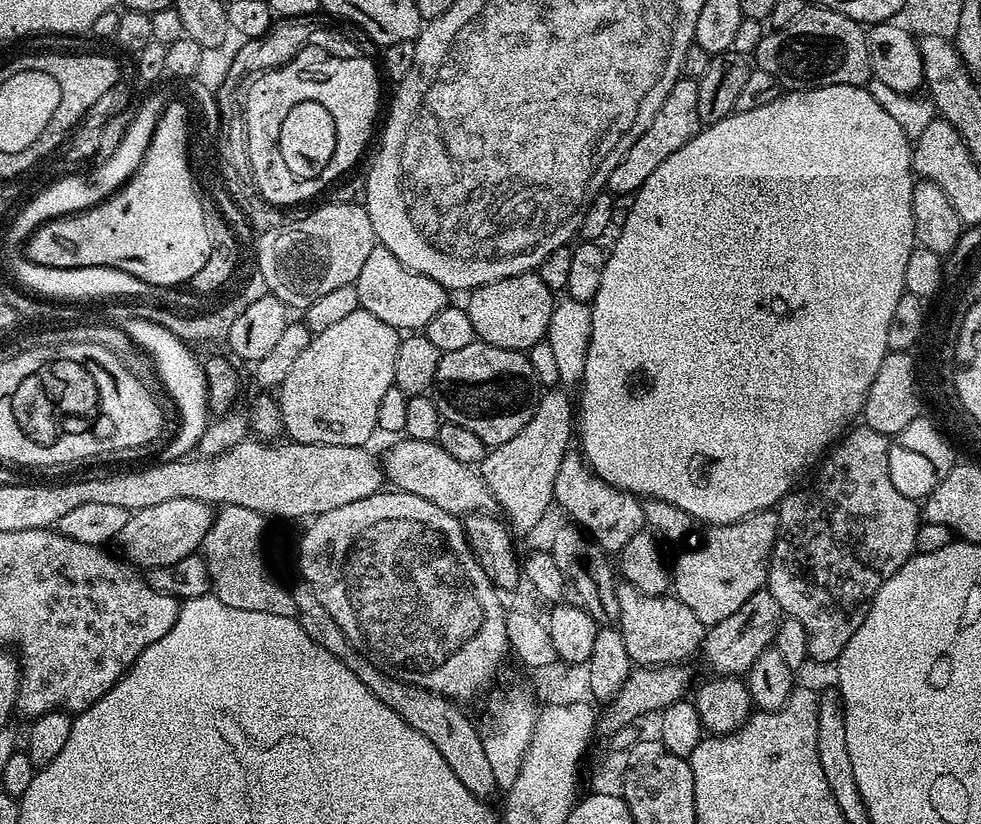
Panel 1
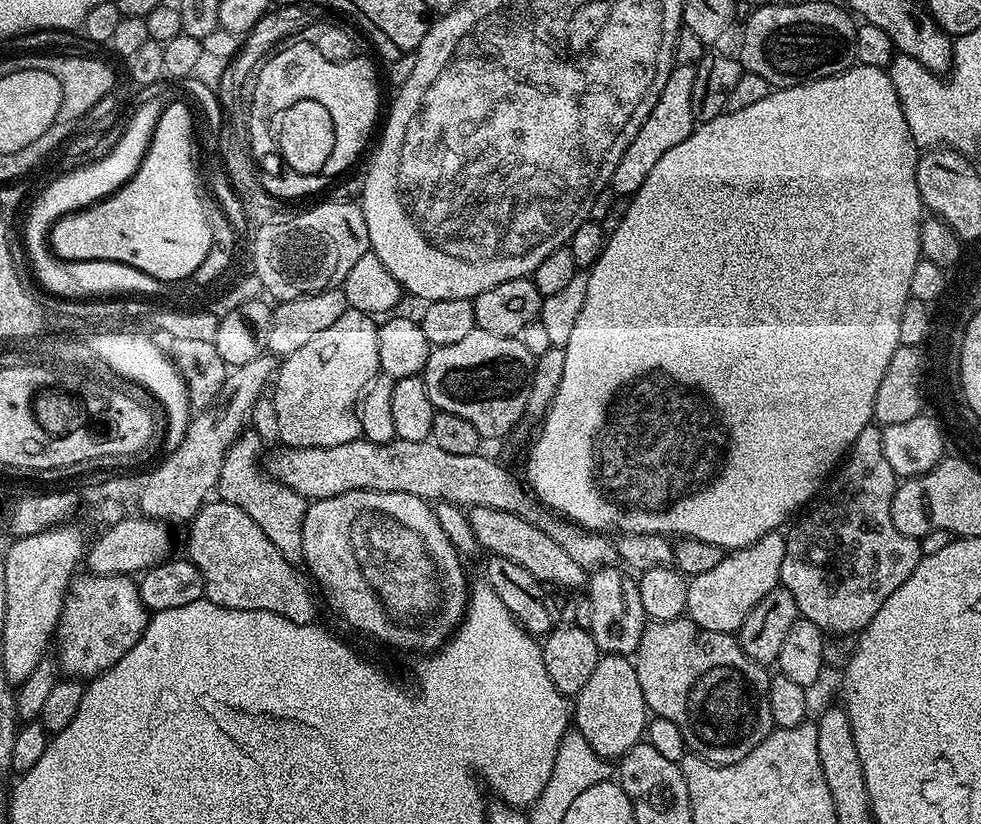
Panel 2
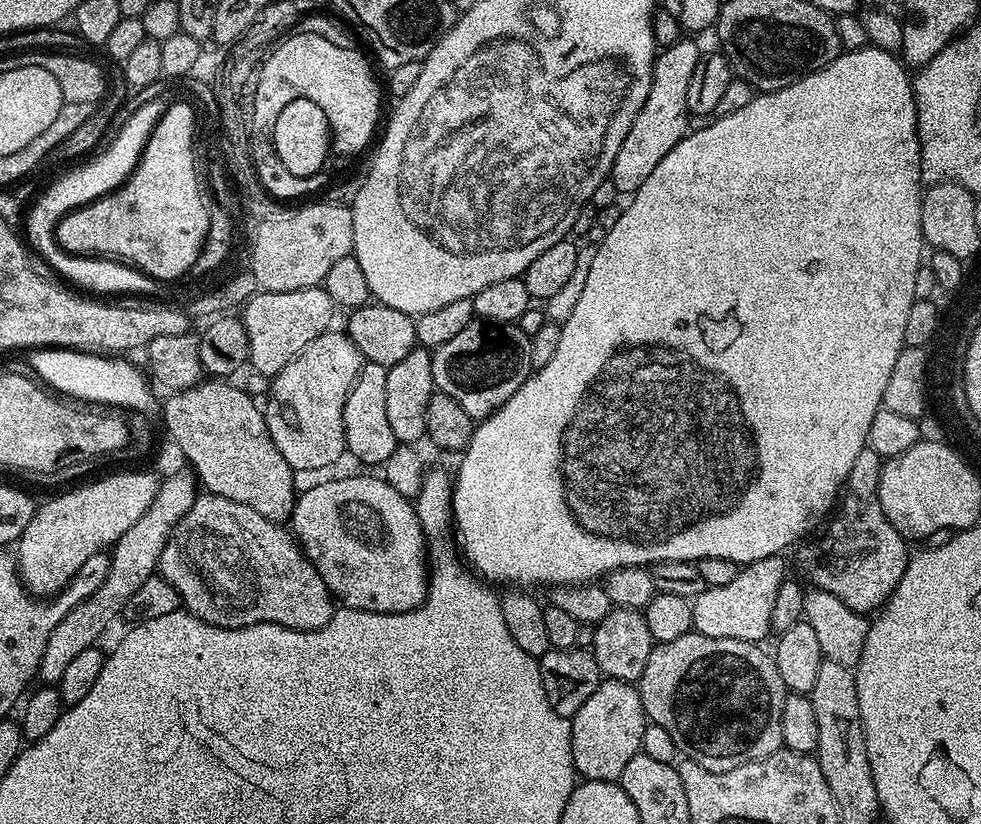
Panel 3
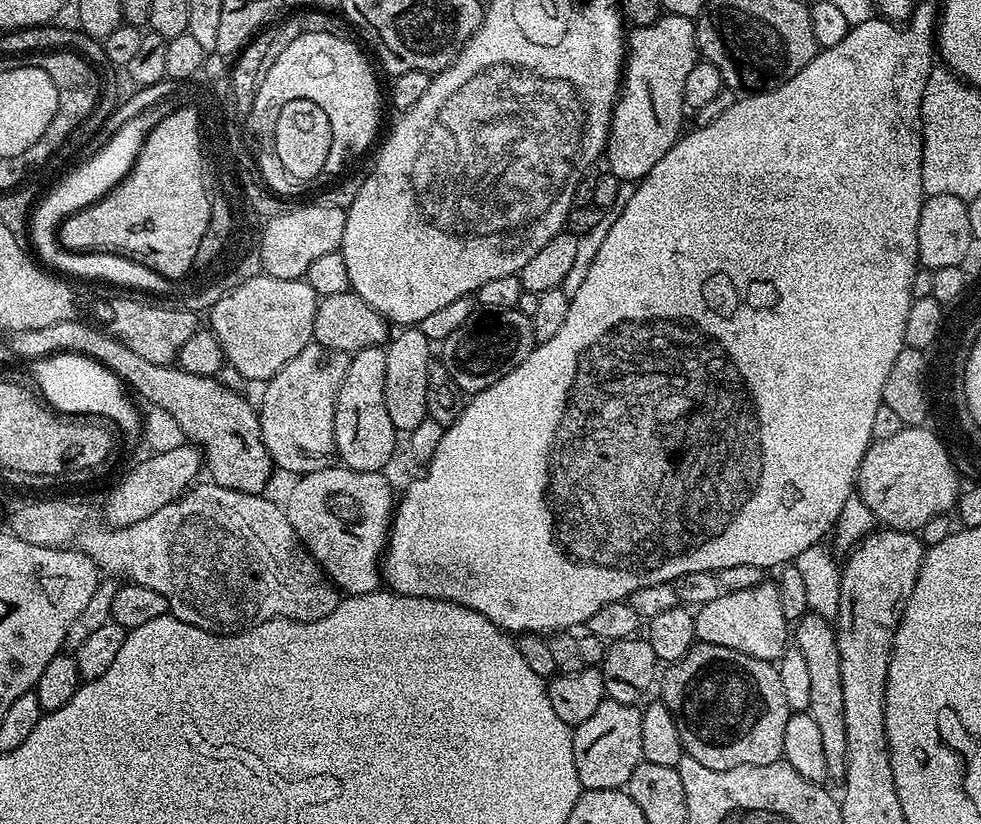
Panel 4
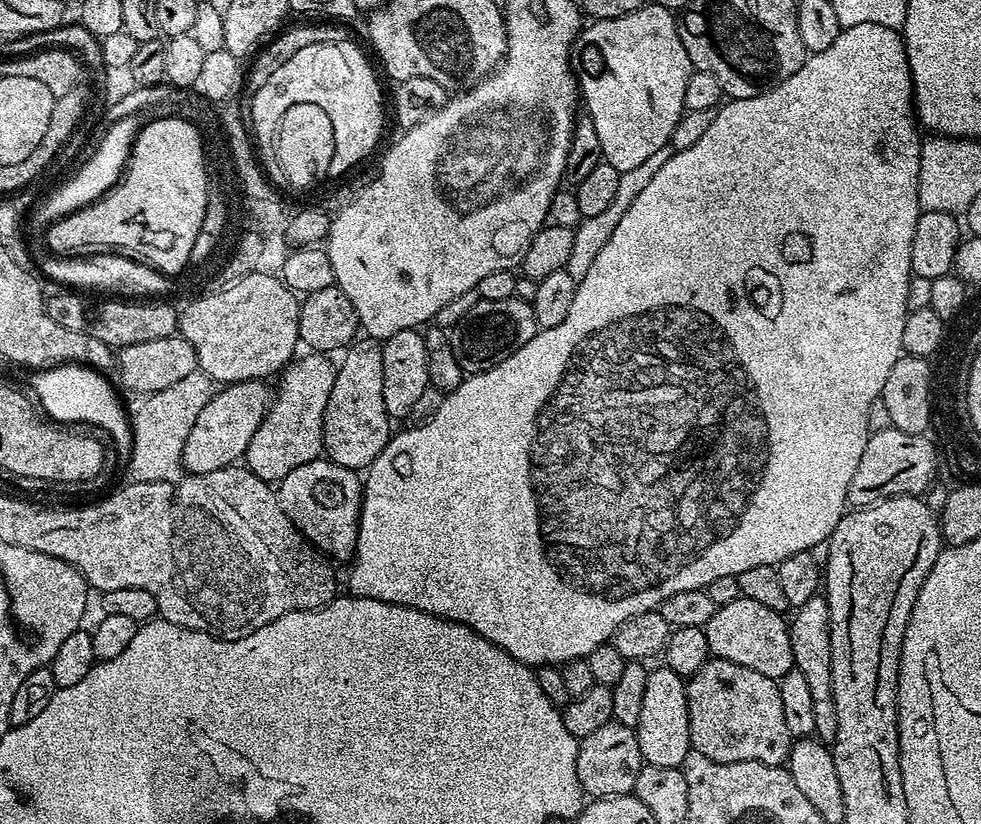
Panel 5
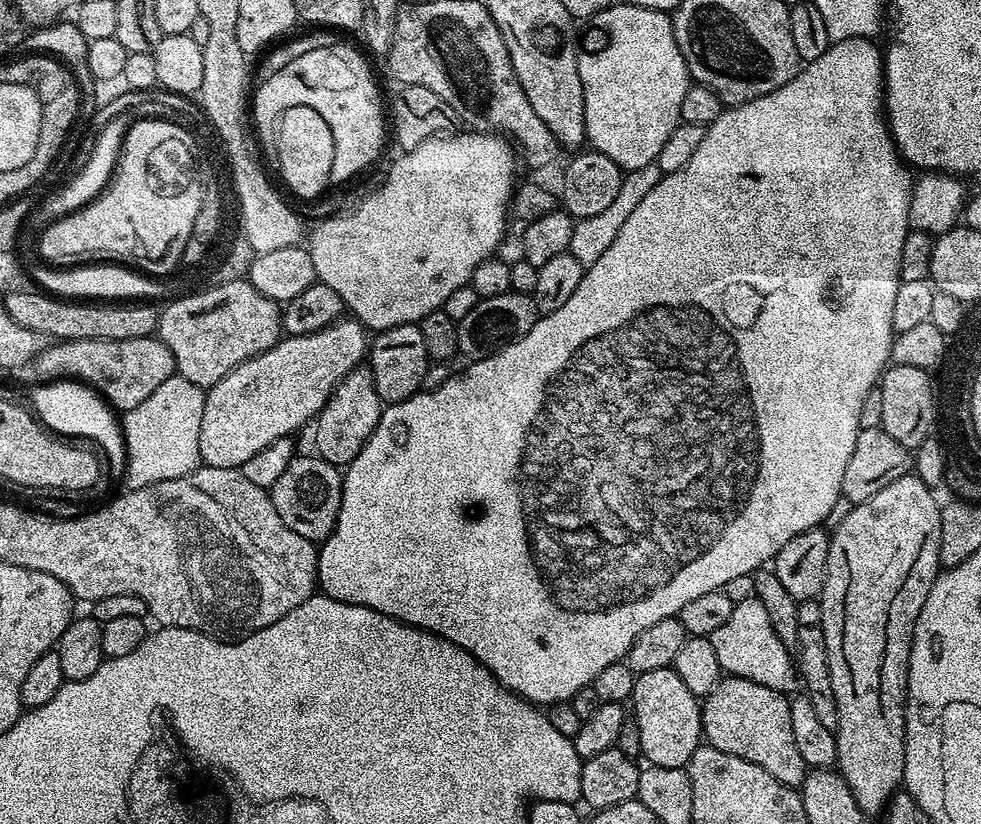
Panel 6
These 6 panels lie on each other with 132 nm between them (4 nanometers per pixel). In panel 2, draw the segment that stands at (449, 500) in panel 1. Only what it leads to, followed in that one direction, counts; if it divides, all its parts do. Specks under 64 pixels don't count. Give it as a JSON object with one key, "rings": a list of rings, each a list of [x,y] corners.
{"rings":[[[469,508],[468,524],[472,527],[472,536],[485,548],[485,553],[502,558],[510,558],[518,566],[530,570],[545,586],[555,586],[565,590],[583,589],[586,584],[586,569],[578,566],[570,554],[550,534],[542,531],[524,516],[514,512],[503,512],[497,508]]]}

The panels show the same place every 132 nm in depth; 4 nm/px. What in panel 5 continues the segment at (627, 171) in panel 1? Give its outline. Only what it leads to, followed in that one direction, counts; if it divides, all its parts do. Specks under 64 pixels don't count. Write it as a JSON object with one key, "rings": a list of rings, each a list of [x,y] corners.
{"rings":[[[646,2],[638,10],[630,14],[622,14],[622,18],[606,18],[605,20],[592,20],[591,23],[581,31],[578,40],[578,60],[580,56],[580,68],[578,64],[578,90],[582,95],[582,100],[588,103],[586,114],[593,120],[595,133],[598,134],[598,145],[601,146],[603,163],[614,166],[614,170],[620,173],[626,170],[634,170],[645,158],[650,158],[650,154],[658,154],[658,150],[669,147],[674,126],[678,126],[680,117],[684,115],[684,99],[686,98],[686,82],[690,82],[693,74],[693,66],[690,58],[686,54],[686,46],[682,46],[680,37],[680,25],[678,16],[673,9],[663,8],[655,2]]]}

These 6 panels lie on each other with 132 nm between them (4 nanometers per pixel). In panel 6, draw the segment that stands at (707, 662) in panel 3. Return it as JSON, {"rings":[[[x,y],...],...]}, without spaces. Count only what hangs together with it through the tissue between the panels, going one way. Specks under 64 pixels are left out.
{"rings":[[[725,675],[716,683],[712,693],[703,697],[700,709],[703,739],[712,747],[722,750],[722,754],[734,754],[746,762],[754,762],[754,766],[762,766],[762,770],[766,770],[770,778],[778,778],[778,782],[782,782],[788,788],[799,789],[804,780],[806,765],[802,762],[802,754],[798,754],[798,745],[794,743],[788,701],[789,697],[785,693],[770,690],[770,686],[758,686],[758,682]]]}

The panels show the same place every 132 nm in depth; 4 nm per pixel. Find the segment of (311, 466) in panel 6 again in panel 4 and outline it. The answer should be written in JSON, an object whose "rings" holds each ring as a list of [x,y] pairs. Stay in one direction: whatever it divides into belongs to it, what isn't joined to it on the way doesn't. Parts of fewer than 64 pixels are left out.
{"rings":[[[333,466],[330,468],[323,468],[317,472],[305,472],[299,477],[300,480],[288,492],[288,501],[283,501],[282,507],[290,518],[290,526],[294,526],[294,530],[298,534],[298,538],[304,543],[305,548],[308,549],[316,561],[320,564],[321,570],[325,572],[328,579],[336,585],[341,593],[350,596],[361,596],[362,594],[370,594],[377,591],[382,584],[382,557],[388,546],[388,534],[392,530],[392,517],[394,515],[394,492],[392,496],[392,484],[384,477],[383,471],[379,472],[356,472],[352,468],[343,466]]]}

